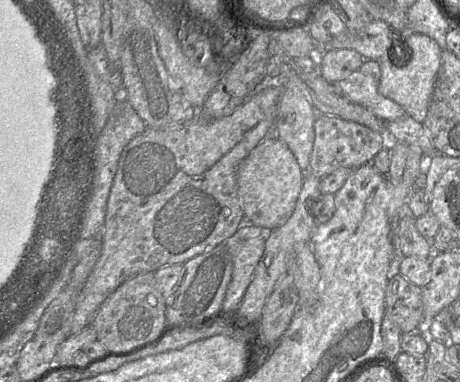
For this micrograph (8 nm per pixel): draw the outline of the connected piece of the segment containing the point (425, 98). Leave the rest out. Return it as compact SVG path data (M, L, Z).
M408 31L399 33L400 38L405 40L406 46L393 46L389 54L384 54L379 59L372 59L379 62L381 69L378 91L399 104L405 110L406 116L424 123L441 64L442 50L438 43L427 35Z

